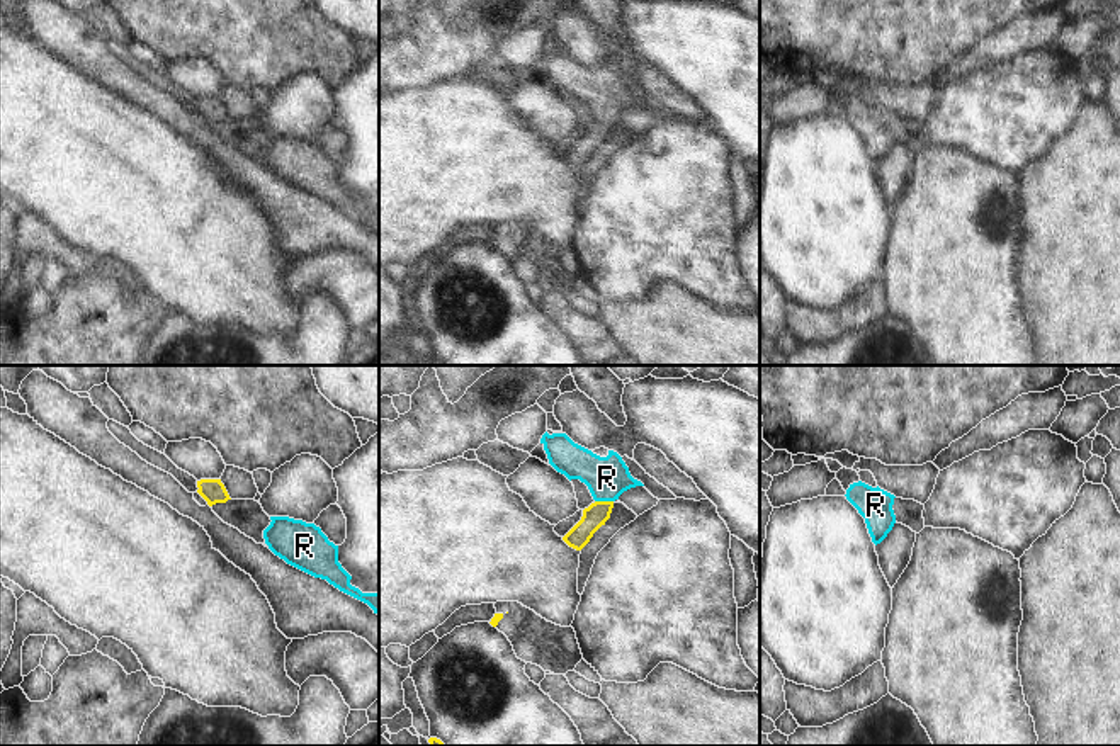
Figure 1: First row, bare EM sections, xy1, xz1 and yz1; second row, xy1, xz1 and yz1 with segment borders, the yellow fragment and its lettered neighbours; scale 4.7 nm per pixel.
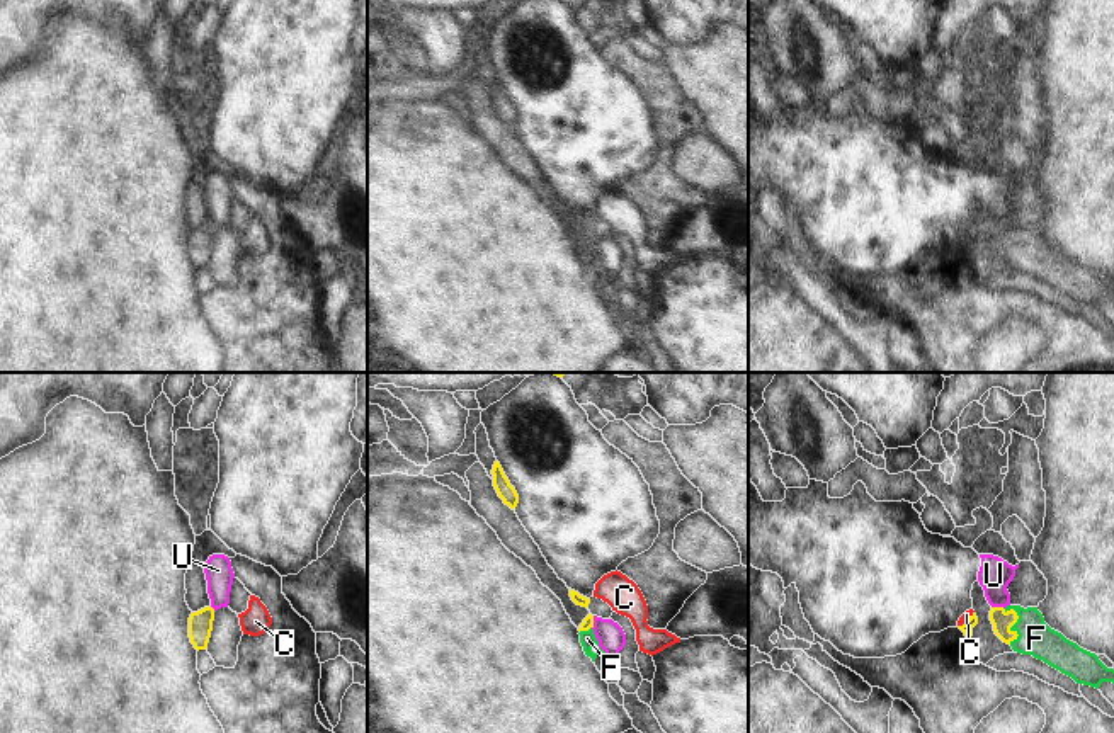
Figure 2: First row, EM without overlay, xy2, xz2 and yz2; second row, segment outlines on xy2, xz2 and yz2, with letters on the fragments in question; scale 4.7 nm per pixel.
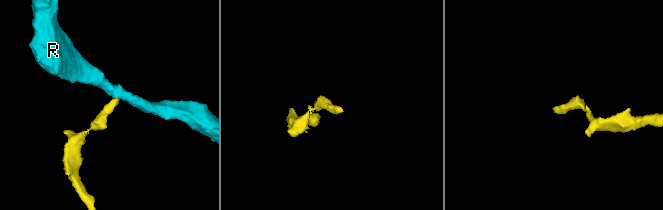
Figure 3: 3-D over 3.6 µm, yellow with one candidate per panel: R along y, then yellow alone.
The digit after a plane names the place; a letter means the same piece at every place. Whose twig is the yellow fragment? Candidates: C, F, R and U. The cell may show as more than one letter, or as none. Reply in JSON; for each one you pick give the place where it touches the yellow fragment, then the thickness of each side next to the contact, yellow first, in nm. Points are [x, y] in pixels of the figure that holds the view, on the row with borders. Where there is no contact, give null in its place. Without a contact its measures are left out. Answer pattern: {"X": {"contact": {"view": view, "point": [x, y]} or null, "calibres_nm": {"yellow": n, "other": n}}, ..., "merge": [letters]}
{"F": {"contact": {"view": "yz2", "point": [1012, 625]}, "calibres_nm": {"yellow": 100, "other": 170}}, "R": {"contact": {"view": "xz1", "point": [604, 502]}, "calibres_nm": {"yellow": 110, "other": 200}}, "merge": ["F", "R"]}

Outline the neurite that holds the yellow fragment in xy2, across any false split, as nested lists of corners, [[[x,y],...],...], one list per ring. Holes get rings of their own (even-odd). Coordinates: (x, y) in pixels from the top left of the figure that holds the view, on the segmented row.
[[[211,605],[190,614],[189,638],[197,651],[207,648],[213,631],[213,621],[214,621],[214,609]]]

